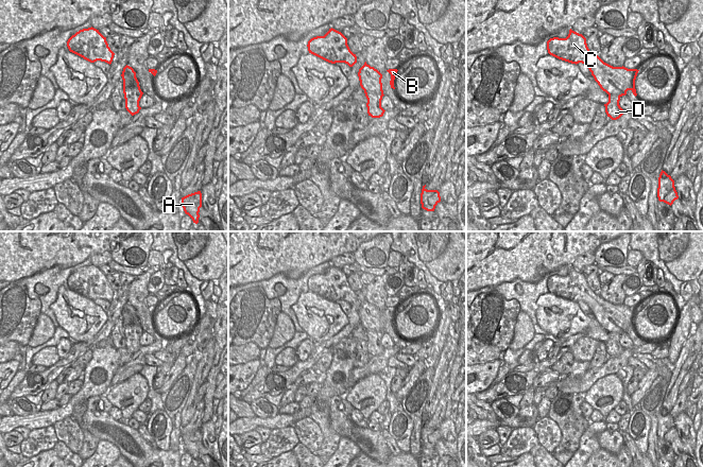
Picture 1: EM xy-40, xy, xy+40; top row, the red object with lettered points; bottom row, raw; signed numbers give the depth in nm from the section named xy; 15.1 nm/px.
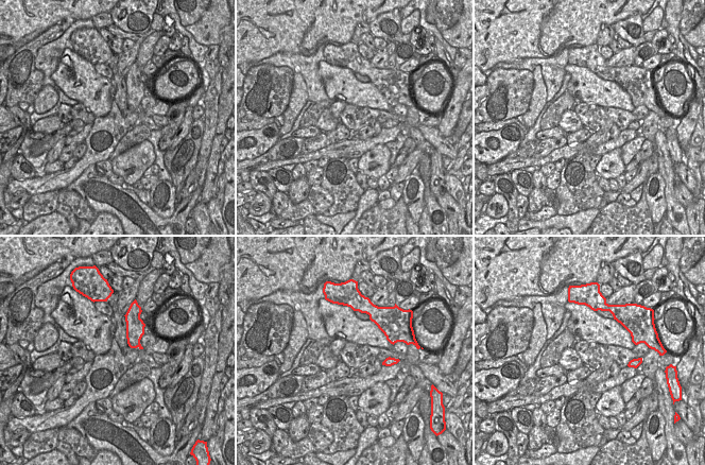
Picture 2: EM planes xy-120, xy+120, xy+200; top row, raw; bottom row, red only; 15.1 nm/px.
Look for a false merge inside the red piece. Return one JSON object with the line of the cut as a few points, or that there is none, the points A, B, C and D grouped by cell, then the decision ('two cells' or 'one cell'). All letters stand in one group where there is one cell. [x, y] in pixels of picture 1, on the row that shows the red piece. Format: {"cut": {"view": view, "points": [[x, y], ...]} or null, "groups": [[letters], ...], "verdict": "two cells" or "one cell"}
{"cut": {"view": "xy-40", "points": [[123, 68], [135, 78], [133, 84], [138, 86]]}, "groups": [["A", "B", "C"], ["D"]], "verdict": "two cells"}

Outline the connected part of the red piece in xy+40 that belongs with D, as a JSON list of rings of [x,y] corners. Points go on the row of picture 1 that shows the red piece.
[[[606,86],[605,92],[608,94],[608,102],[604,104],[605,113],[612,120],[617,120],[624,114],[619,105],[620,97],[623,93],[617,86]]]

